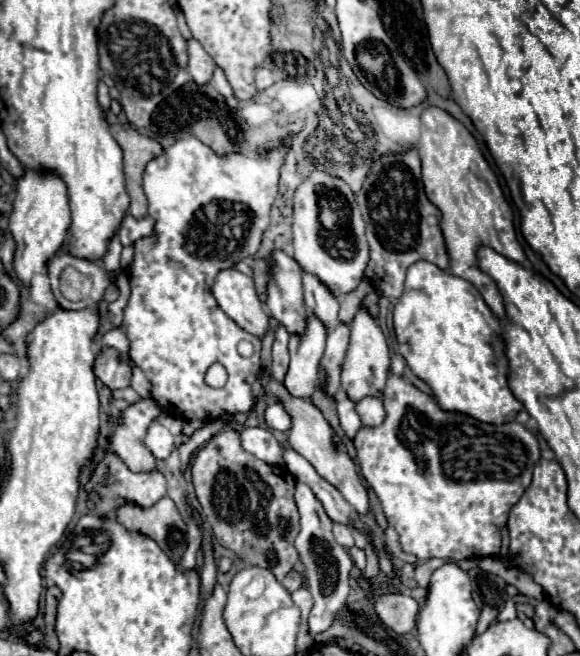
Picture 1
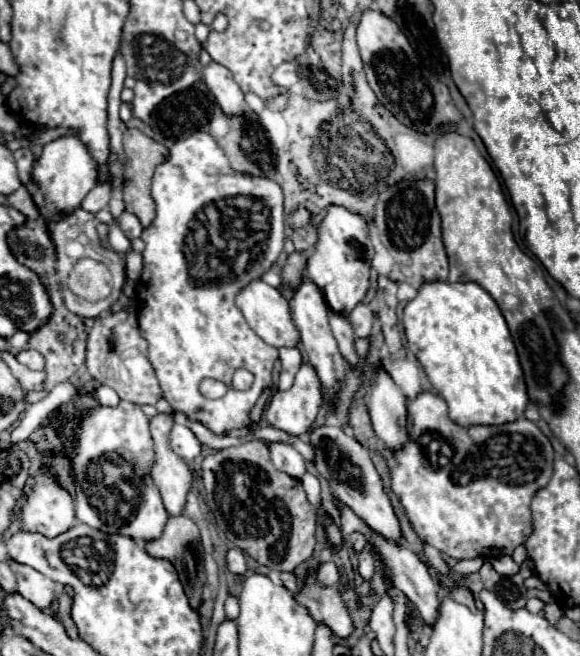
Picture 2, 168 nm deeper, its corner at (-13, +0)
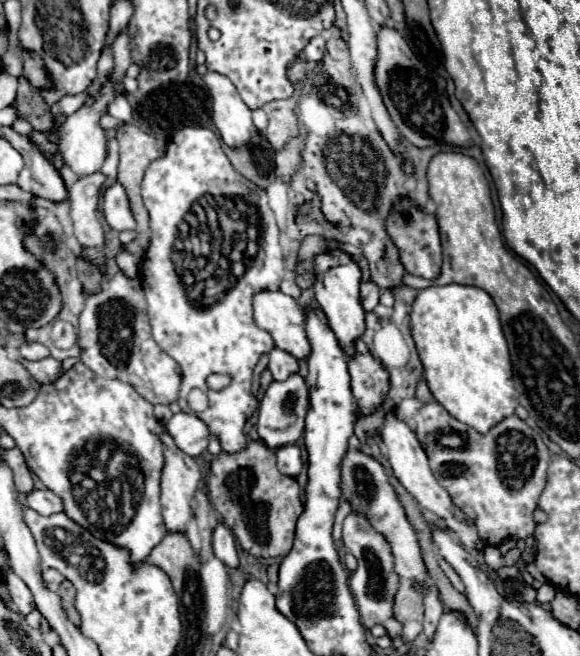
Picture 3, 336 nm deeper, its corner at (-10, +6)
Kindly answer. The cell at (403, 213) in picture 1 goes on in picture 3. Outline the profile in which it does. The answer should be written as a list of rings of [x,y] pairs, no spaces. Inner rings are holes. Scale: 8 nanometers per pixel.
[[[402,199],[394,205],[392,215],[386,221],[388,235],[400,249],[400,259],[406,265],[406,271],[424,279],[436,279],[440,275],[442,267],[442,247],[440,247],[440,235],[438,235],[438,223],[432,215],[420,211],[416,205],[412,205],[408,199]]]

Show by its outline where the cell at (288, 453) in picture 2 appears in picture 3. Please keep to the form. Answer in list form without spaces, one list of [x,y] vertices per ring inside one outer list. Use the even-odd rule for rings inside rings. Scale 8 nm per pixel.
[[[286,445],[276,449],[276,459],[278,459],[278,469],[290,477],[296,477],[304,467],[300,449],[296,445]]]

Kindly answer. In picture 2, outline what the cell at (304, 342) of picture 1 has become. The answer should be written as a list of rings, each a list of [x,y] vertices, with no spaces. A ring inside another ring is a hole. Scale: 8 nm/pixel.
[[[303,363],[295,375],[293,387],[289,391],[277,391],[271,399],[265,419],[271,427],[283,429],[291,435],[307,433],[323,405],[321,379],[313,365]]]

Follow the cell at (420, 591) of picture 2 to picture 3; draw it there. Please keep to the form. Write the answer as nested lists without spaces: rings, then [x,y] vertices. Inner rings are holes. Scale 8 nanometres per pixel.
[[[430,585],[424,595],[424,633],[428,639],[434,637],[434,631],[438,627],[442,613],[444,613],[444,607],[438,597],[438,589],[434,585]]]

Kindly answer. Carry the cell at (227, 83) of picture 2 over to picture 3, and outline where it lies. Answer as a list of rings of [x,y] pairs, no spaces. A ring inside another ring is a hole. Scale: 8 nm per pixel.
[[[206,73],[212,95],[212,121],[228,147],[244,147],[254,135],[252,111],[246,107],[234,83],[220,73]]]

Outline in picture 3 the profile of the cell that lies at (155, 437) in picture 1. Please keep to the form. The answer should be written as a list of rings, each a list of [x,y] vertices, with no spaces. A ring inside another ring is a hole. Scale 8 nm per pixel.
[[[176,413],[166,421],[166,429],[172,435],[174,443],[190,457],[198,457],[208,447],[210,429],[202,419],[190,413]]]

